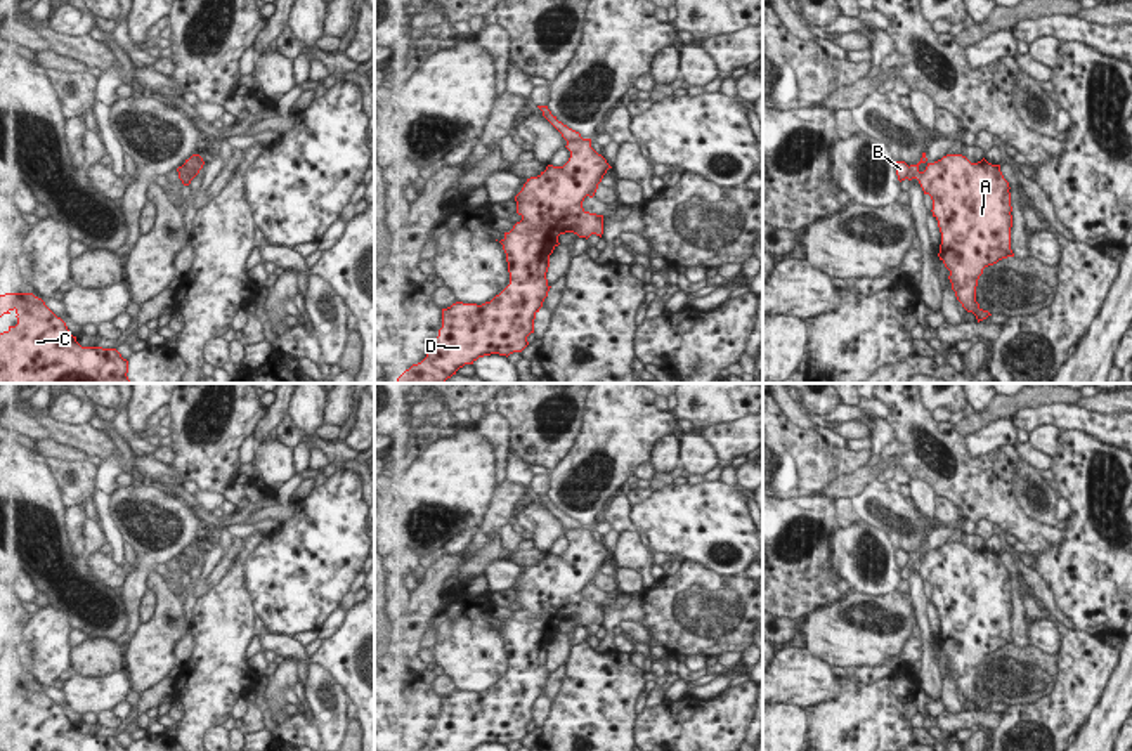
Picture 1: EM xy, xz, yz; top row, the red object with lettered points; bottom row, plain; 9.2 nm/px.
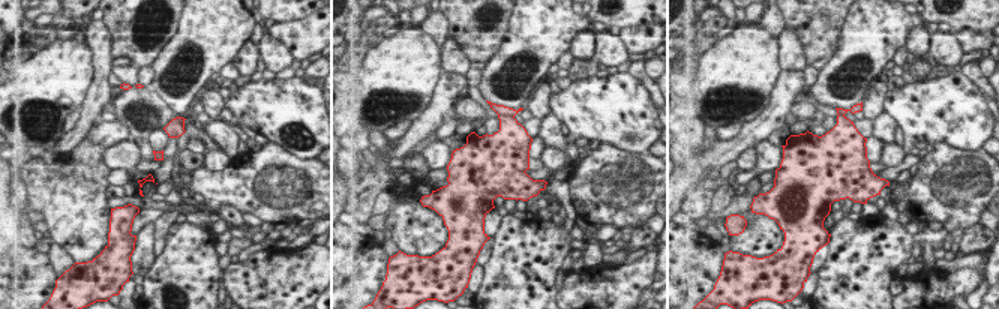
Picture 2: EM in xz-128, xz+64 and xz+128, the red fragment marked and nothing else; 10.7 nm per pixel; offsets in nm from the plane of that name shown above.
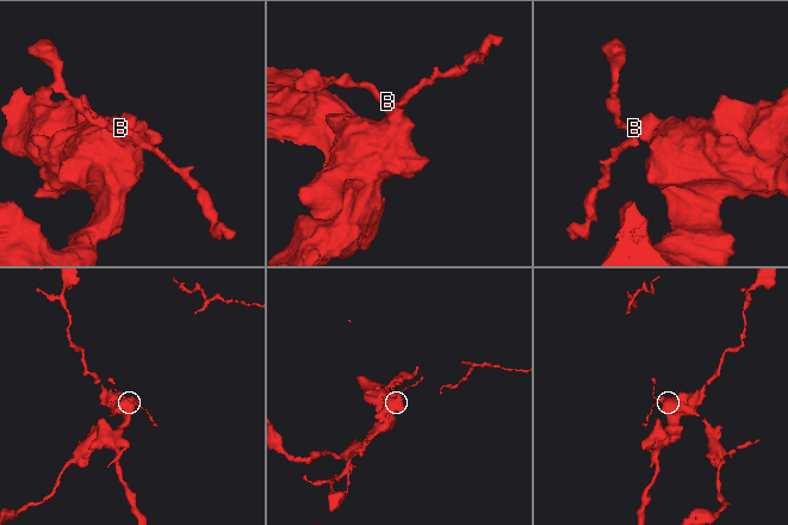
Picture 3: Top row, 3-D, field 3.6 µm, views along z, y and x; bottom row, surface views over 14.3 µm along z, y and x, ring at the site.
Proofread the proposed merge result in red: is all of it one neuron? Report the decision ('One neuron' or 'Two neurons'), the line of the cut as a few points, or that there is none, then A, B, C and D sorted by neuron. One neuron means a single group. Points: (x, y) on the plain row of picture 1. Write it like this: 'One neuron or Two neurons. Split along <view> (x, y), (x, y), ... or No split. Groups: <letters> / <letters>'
Two neurons. Split along xz (581, 526), (567, 531). Groups: A C D / B

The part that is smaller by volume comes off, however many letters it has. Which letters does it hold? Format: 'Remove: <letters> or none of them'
Remove: B

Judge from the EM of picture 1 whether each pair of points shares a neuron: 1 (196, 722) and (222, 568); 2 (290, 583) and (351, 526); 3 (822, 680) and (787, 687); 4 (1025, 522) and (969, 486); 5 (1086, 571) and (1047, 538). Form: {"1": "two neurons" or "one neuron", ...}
{"1": "two neurons", "2": "one neuron", "3": "one neuron", "4": "one neuron", "5": "two neurons"}

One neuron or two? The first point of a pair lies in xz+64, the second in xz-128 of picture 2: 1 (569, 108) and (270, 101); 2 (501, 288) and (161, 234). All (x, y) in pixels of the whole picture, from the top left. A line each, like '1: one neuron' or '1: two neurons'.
1: one neuron
2: two neurons

